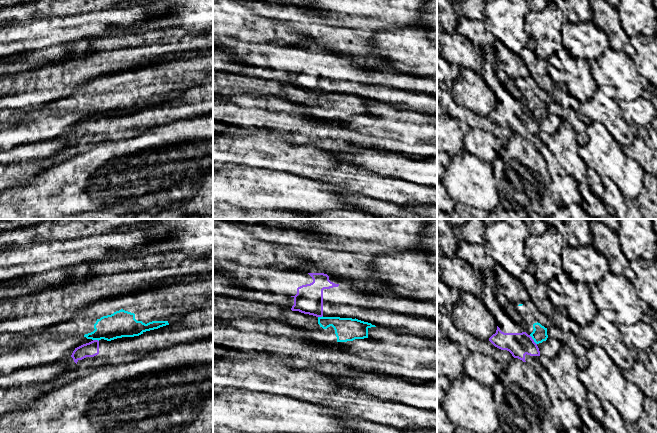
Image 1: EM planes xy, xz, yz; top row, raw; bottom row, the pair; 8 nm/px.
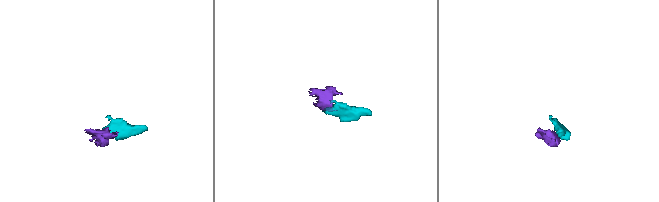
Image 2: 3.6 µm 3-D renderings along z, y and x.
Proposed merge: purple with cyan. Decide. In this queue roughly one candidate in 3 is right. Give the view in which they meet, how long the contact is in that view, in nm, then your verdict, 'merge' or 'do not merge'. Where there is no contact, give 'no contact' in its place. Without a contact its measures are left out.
meets purple in yz; contact 100 nm long; do not merge

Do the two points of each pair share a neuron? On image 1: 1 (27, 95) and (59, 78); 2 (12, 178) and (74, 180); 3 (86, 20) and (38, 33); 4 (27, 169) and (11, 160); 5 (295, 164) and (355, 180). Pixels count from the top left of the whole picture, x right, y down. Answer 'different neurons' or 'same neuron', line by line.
1: same neuron
2: different neurons
3: same neuron
4: same neuron
5: same neuron

